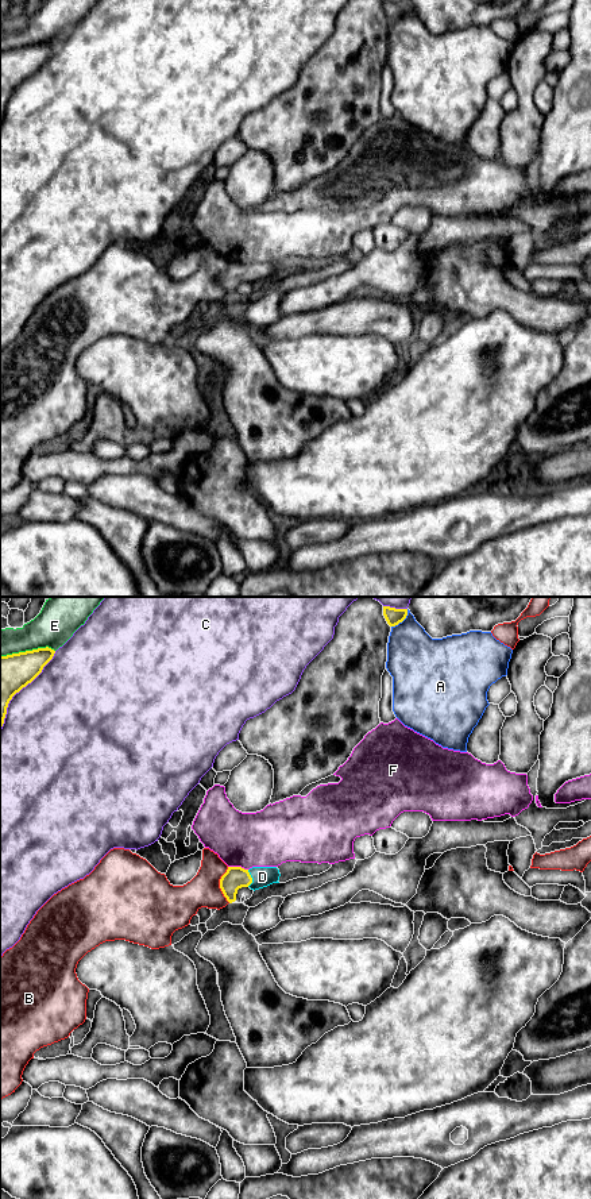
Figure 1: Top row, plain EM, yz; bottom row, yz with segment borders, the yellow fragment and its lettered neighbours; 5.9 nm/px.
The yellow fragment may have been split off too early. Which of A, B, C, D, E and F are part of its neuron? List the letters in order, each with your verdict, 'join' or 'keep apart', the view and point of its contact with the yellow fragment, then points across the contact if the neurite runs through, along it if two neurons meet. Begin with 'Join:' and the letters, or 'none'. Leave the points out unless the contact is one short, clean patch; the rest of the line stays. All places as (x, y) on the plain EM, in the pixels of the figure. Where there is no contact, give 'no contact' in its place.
Join: D
A: keep apart; meets yellow in yz at (402, 15)
B: keep apart; meets yellow in yz at (220, 280)
C: keep apart; meets yellow in yz at (20, 84)
D: join; meets yellow in yz at (251, 273); runs through yz (235, 273), (251, 273), (262, 272)
E: keep apart; meets yellow in yz at (27, 46)
F: keep apart; meets yellow in yz at (238, 262)

